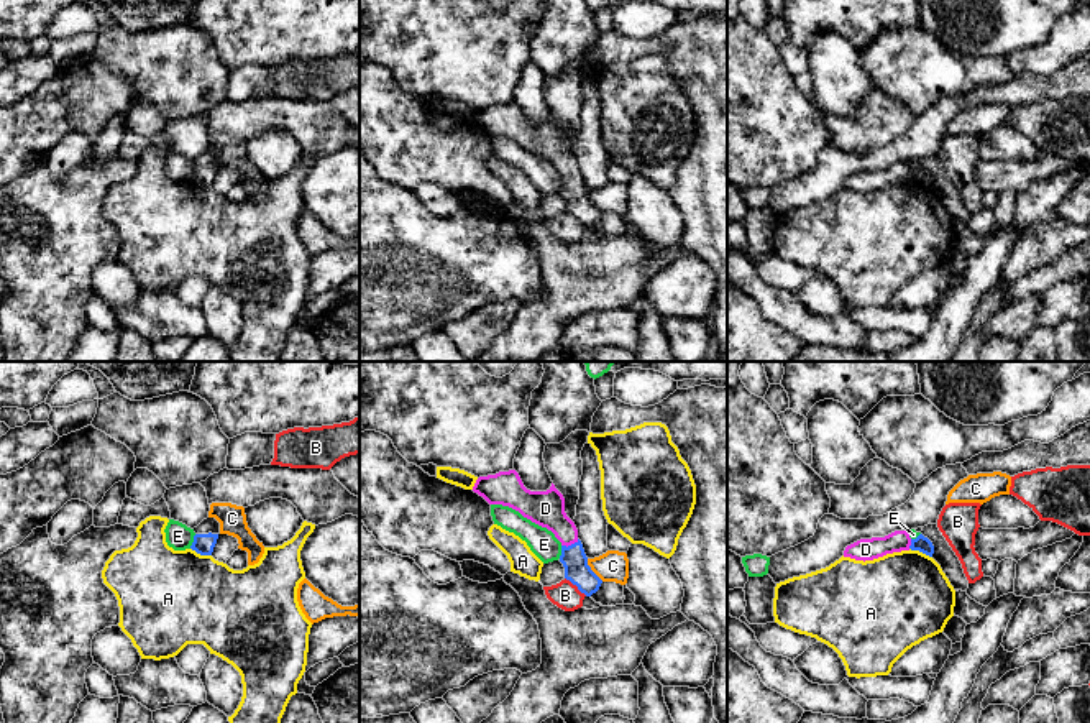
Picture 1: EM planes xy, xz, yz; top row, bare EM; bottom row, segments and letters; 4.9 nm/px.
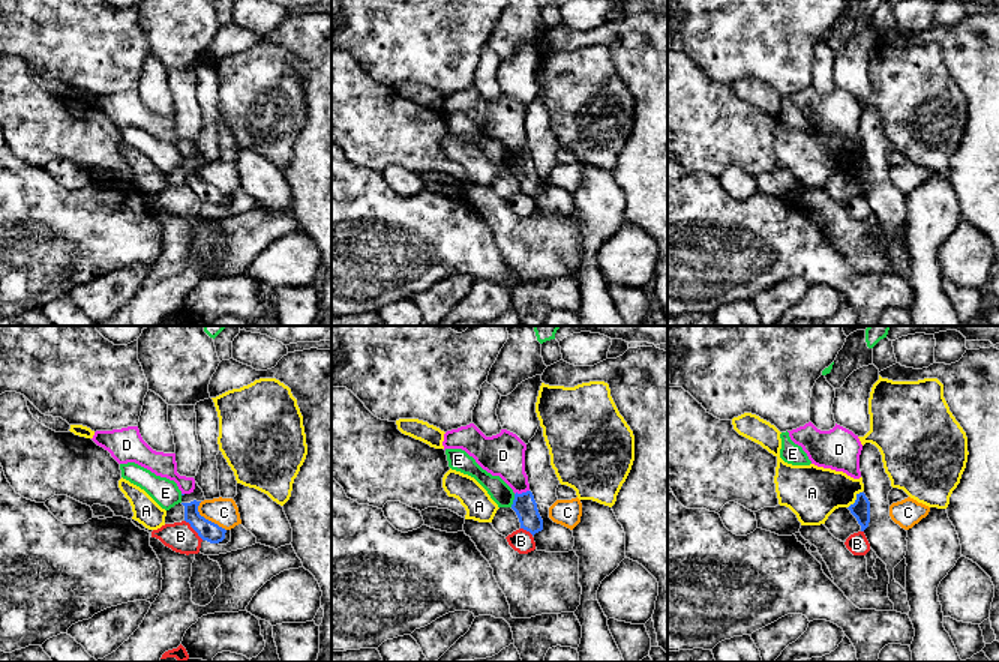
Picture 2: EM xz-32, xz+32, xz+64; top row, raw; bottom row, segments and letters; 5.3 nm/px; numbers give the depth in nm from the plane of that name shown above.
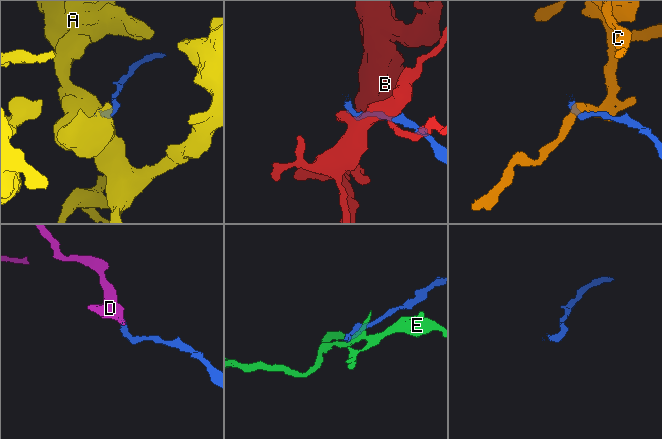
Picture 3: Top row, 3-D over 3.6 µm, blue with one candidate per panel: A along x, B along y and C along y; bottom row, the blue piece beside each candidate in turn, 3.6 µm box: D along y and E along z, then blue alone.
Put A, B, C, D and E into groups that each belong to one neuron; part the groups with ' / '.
A / B / C / D / E

